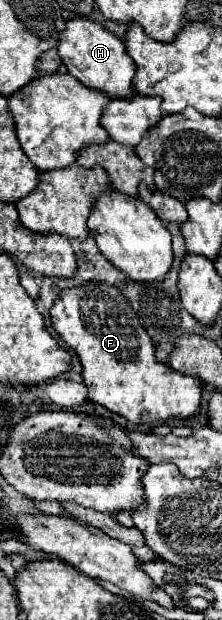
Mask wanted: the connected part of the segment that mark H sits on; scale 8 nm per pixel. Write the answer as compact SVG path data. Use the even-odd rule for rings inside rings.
M73 18L67 20L67 28L59 40L57 52L67 66L69 74L75 76L85 86L107 94L109 98L119 100L131 100L135 96L133 90L133 76L135 76L135 64L131 56L125 50L123 40L107 32L101 24L87 20L87 18Z

